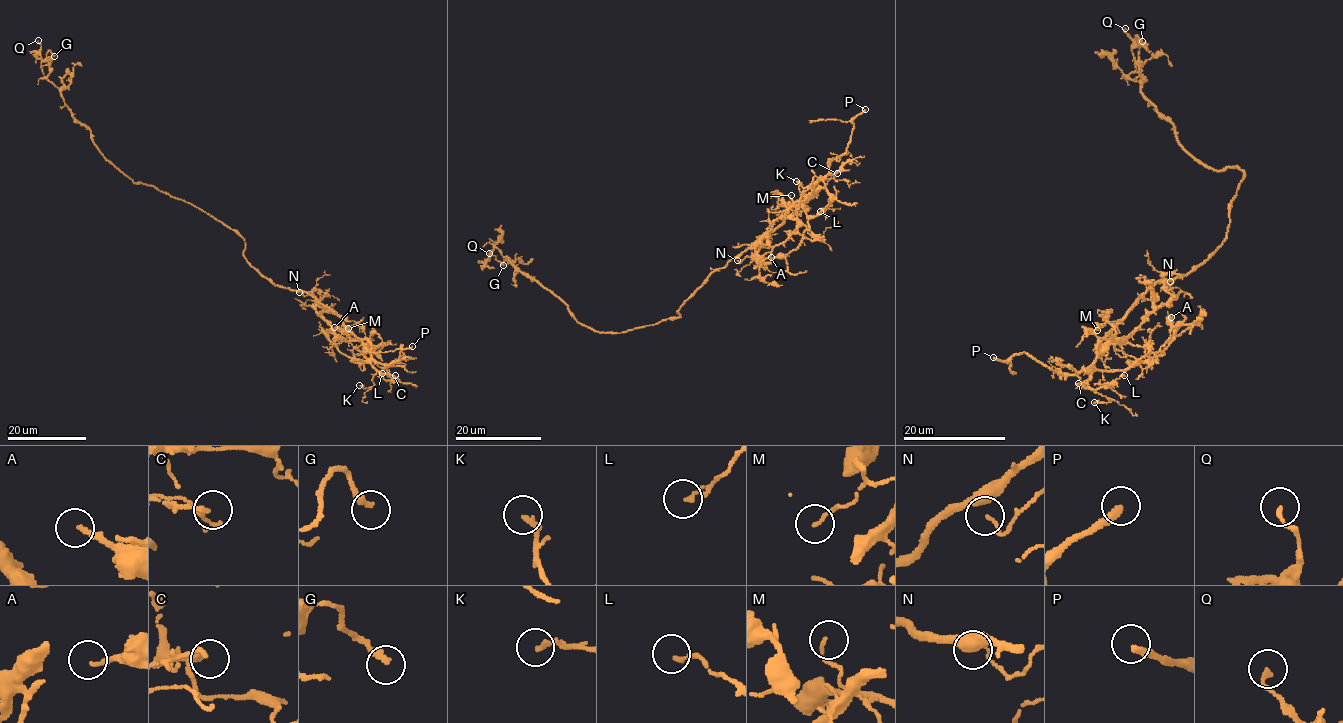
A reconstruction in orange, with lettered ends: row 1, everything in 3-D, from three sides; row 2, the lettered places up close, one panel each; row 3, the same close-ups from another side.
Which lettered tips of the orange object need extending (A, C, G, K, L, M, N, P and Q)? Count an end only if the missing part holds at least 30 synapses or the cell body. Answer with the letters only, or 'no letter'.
P

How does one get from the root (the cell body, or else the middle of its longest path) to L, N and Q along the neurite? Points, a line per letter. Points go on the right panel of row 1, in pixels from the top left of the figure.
L: (1227, 234), (1205, 260), (1137, 299), (1106, 336), (1087, 384), (1099, 389), (1124, 375)
N: (1227, 234), (1205, 260), (1144, 292), (1106, 339), (1118, 343), (1167, 305), (1172, 295), (1164, 279), (1170, 281)
Q: (1227, 234), (1245, 175), (1214, 170), (1183, 147), (1127, 76), (1136, 67), (1125, 28)

